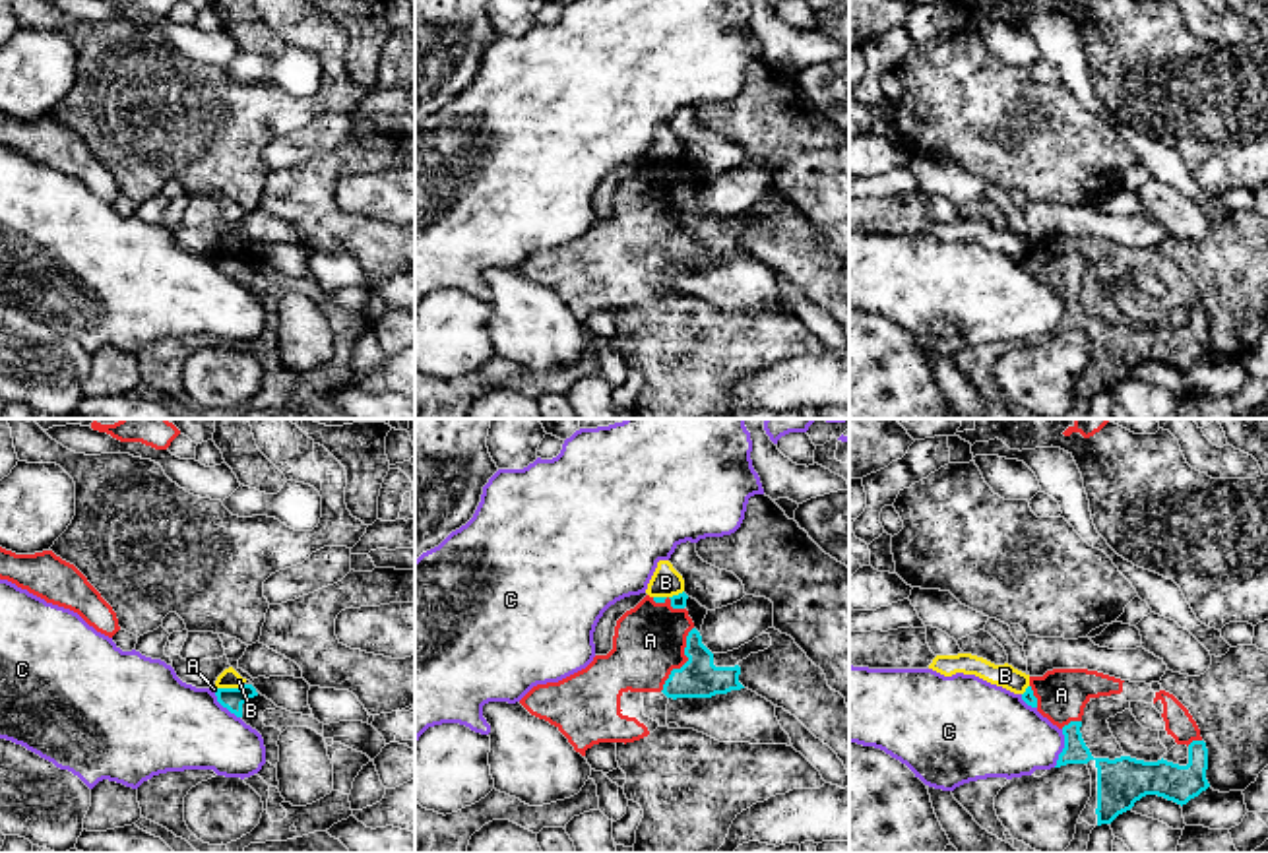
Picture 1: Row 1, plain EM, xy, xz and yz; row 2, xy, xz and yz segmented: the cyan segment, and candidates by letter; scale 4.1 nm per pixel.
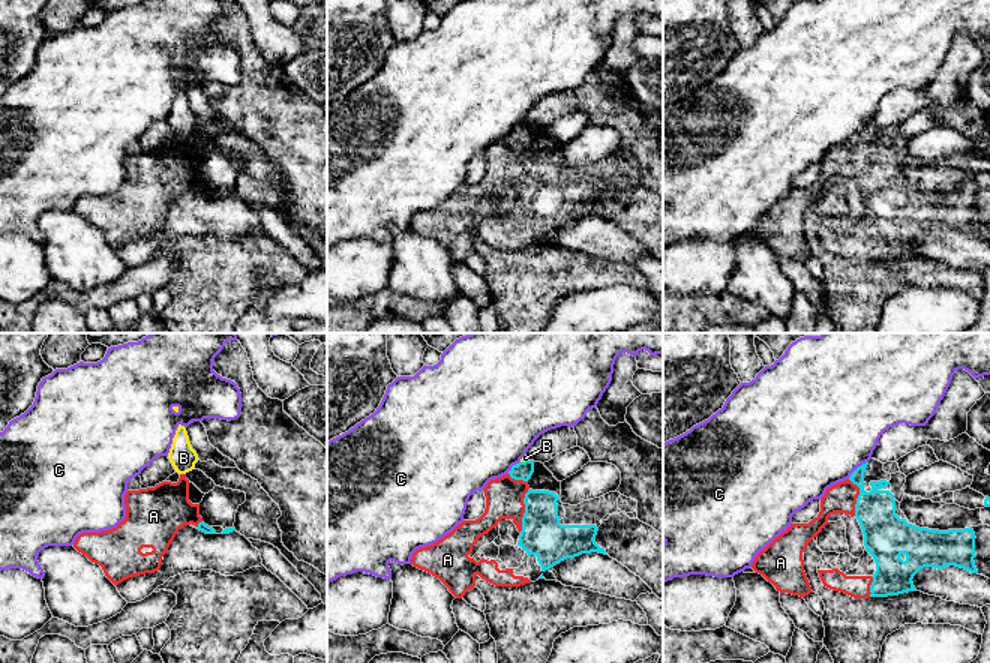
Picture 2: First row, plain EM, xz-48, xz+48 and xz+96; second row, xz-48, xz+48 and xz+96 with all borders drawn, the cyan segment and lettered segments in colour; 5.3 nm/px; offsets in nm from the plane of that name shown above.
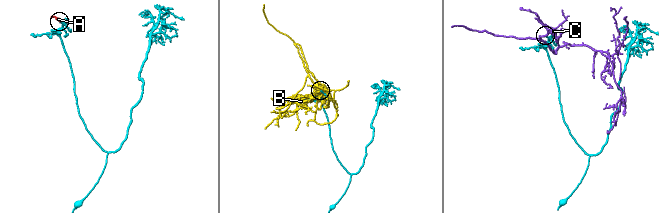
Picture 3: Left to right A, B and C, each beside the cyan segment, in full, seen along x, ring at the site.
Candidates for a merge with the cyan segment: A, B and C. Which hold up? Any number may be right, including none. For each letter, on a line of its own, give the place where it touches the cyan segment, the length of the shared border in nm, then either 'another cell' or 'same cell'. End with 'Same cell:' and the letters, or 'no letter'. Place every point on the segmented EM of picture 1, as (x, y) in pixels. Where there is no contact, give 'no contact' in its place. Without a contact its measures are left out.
A: xz (687, 662) | 300 nm | same cell
B: xy (231, 689) | 120 nm | another cell
C: yz (1063, 749) | 170 nm | another cell
Same cell: A

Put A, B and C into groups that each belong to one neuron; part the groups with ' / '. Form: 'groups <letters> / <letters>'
groups A / B / C

